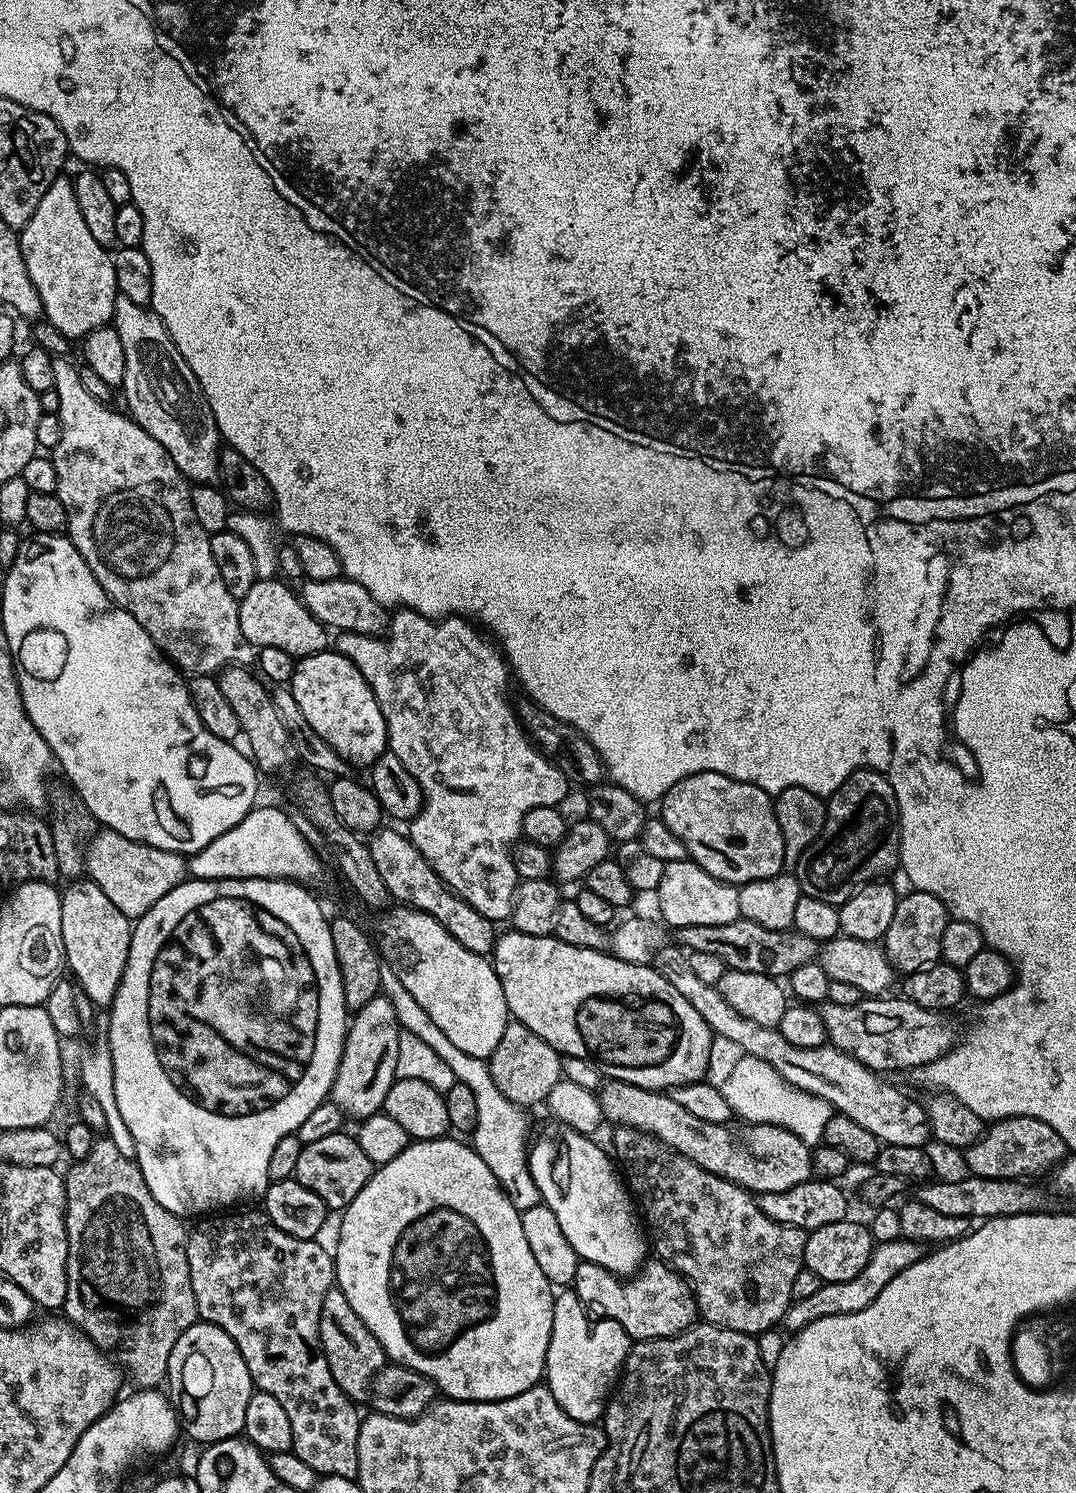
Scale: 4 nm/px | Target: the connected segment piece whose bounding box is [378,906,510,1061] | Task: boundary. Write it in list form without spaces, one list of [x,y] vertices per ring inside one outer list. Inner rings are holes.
[[[394,906],[380,922],[378,951],[383,963],[398,974],[398,979],[410,990],[410,995],[430,1014],[438,1030],[474,1058],[487,1061],[502,1039],[502,1030],[510,1023],[506,994],[502,994],[502,982],[492,969],[488,956],[466,950],[458,938],[454,938],[430,914],[416,908]]]

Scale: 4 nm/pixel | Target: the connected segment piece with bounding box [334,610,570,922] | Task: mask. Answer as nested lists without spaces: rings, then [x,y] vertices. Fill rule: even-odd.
[[[396,610],[391,613],[386,632],[387,634],[374,636],[341,632],[335,637],[334,648],[346,658],[350,658],[350,662],[354,662],[354,666],[358,666],[358,670],[362,674],[362,678],[366,678],[370,690],[374,690],[374,698],[378,698],[382,718],[386,718],[386,726],[388,727],[387,751],[394,753],[398,762],[402,762],[402,766],[406,766],[406,770],[410,770],[410,774],[414,774],[414,778],[424,795],[424,806],[407,825],[406,835],[413,846],[420,851],[422,858],[426,858],[428,865],[435,870],[438,878],[442,878],[442,882],[454,895],[460,896],[467,904],[474,906],[474,910],[478,910],[478,914],[482,914],[488,920],[493,922],[507,921],[512,914],[512,903],[516,897],[518,883],[510,846],[515,845],[521,839],[524,831],[524,816],[530,814],[530,810],[534,806],[555,808],[563,805],[563,800],[568,796],[570,781],[567,776],[562,774],[562,770],[558,770],[558,766],[553,764],[533,744],[532,737],[524,731],[524,725],[516,715],[513,701],[508,701],[508,696],[504,693],[508,688],[508,680],[510,681],[510,669],[507,660],[504,659],[504,653],[471,619],[463,616],[445,616],[439,620],[432,620],[417,612]]]

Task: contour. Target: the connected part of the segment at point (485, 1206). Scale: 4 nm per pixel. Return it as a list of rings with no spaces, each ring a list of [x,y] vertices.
[[[452,1139],[418,1140],[409,1143],[408,1147],[402,1150],[402,1154],[379,1165],[373,1171],[366,1186],[358,1190],[358,1198],[354,1198],[354,1202],[350,1202],[348,1207],[343,1209],[340,1237],[336,1240],[336,1248],[334,1247],[335,1283],[340,1292],[346,1294],[346,1302],[354,1306],[354,1314],[358,1314],[358,1318],[366,1322],[370,1334],[378,1338],[385,1357],[391,1363],[430,1378],[430,1382],[450,1400],[505,1400],[541,1383],[546,1350],[550,1346],[550,1330],[554,1326],[554,1286],[546,1278],[546,1274],[542,1274],[542,1269],[526,1242],[520,1211],[512,1205],[498,1178],[490,1174],[490,1166],[482,1162],[471,1143],[464,1141],[463,1144],[460,1140]]]

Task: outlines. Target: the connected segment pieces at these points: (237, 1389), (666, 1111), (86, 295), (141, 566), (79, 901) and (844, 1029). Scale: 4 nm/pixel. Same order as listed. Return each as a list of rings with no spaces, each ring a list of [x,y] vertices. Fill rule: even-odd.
[[[197,1322],[186,1329],[178,1342],[174,1342],[174,1350],[170,1350],[166,1392],[176,1410],[178,1423],[185,1437],[188,1435],[190,1439],[197,1440],[200,1446],[207,1446],[228,1440],[231,1436],[240,1436],[246,1422],[246,1406],[250,1403],[253,1391],[250,1370],[238,1346],[234,1346],[234,1338],[230,1338],[226,1330],[213,1324]]]
[[[605,1079],[598,1095],[609,1125],[642,1130],[690,1158],[702,1170],[710,1170],[710,1174],[718,1174],[753,1194],[781,1192],[813,1179],[812,1148],[798,1134],[790,1134],[785,1128],[747,1122],[702,1122],[702,1118],[678,1106],[667,1091],[655,1092],[621,1080]]]
[[[64,174],[57,176],[55,182],[46,190],[46,194],[42,194],[42,202],[38,202],[34,218],[27,227],[19,229],[18,235],[22,258],[30,274],[30,282],[34,282],[38,298],[42,298],[43,319],[52,324],[54,330],[67,336],[69,341],[76,342],[89,336],[94,330],[111,325],[114,302],[118,293],[109,249],[103,248],[90,234],[90,229],[82,218],[82,210],[78,207],[78,198],[74,198],[72,180],[66,176]]]
[[[66,358],[54,359],[54,386],[52,388],[58,390],[58,406],[60,407],[58,415],[62,422],[62,439],[58,441],[56,448],[51,449],[50,459],[58,474],[56,497],[60,499],[62,506],[66,506],[66,518],[68,519],[66,535],[68,539],[78,550],[78,554],[82,554],[82,558],[86,558],[86,566],[90,566],[94,578],[98,578],[102,590],[106,590],[108,597],[119,608],[129,612],[134,618],[134,622],[138,622],[138,626],[142,626],[142,630],[146,630],[146,634],[150,634],[150,638],[159,646],[160,651],[177,668],[188,674],[211,676],[229,666],[251,665],[254,660],[254,649],[252,645],[244,643],[242,626],[238,626],[240,602],[237,597],[230,594],[230,590],[226,590],[226,582],[222,582],[222,574],[218,574],[218,565],[214,562],[213,552],[210,551],[210,534],[206,530],[202,530],[202,525],[198,523],[198,518],[194,514],[190,481],[180,473],[178,466],[174,466],[168,451],[153,436],[146,434],[143,426],[137,424],[131,415],[125,414],[123,411],[121,411],[122,413],[115,412],[112,406],[92,397],[89,391],[82,386],[77,365],[70,364],[67,360]]]
[[[81,878],[73,880],[67,885],[68,889],[63,889],[60,901],[62,902],[62,942],[64,943],[64,959],[66,961],[67,971],[71,979],[86,992],[90,1001],[96,1006],[111,1005],[114,994],[122,982],[122,974],[126,970],[126,962],[130,954],[130,942],[132,941],[133,921],[129,920],[94,881]]]
[[[862,998],[854,1006],[838,1006],[837,1004],[829,1004],[827,1002],[819,1005],[820,1014],[822,1016],[822,1022],[826,1026],[826,1034],[828,1035],[828,1044],[844,1052],[850,1058],[854,1058],[858,1062],[862,1062],[866,1067],[871,1068],[872,1071],[881,1074],[889,1074],[888,1072],[896,1072],[899,1068],[909,1068],[909,1070],[915,1070],[926,1066],[930,1062],[937,1060],[939,1056],[945,1056],[948,1051],[956,1047],[958,1043],[958,1031],[956,1032],[956,1024],[951,1019],[951,1015],[943,1012],[935,1012],[934,1010],[926,1010],[922,1006],[918,1006],[914,1002],[903,998],[897,998],[897,1000],[888,1000],[889,998]]]

